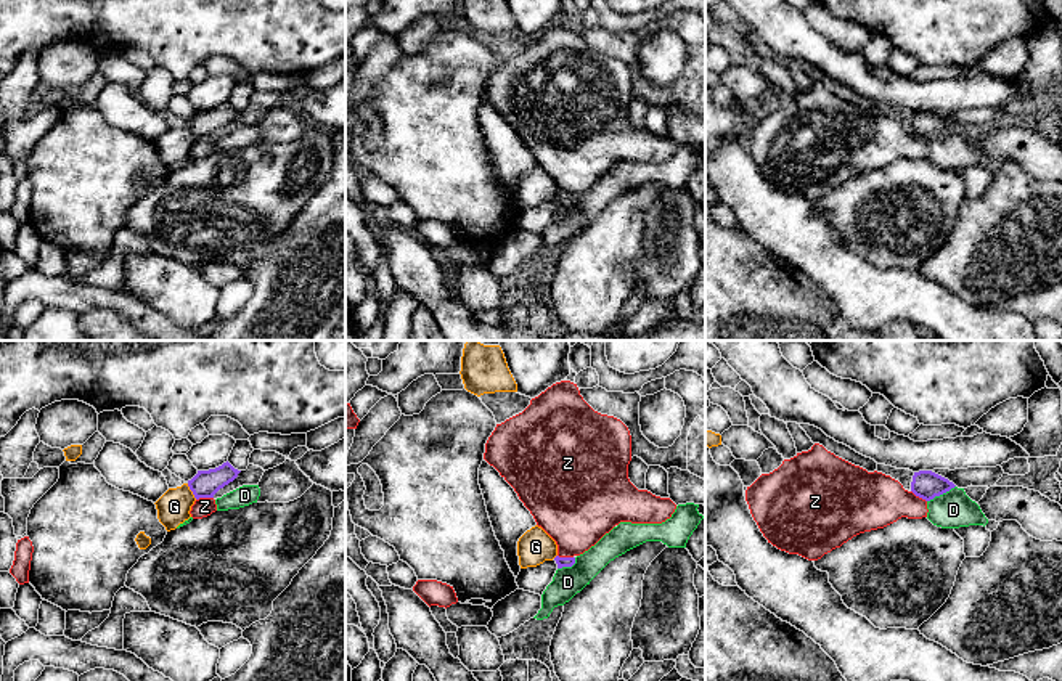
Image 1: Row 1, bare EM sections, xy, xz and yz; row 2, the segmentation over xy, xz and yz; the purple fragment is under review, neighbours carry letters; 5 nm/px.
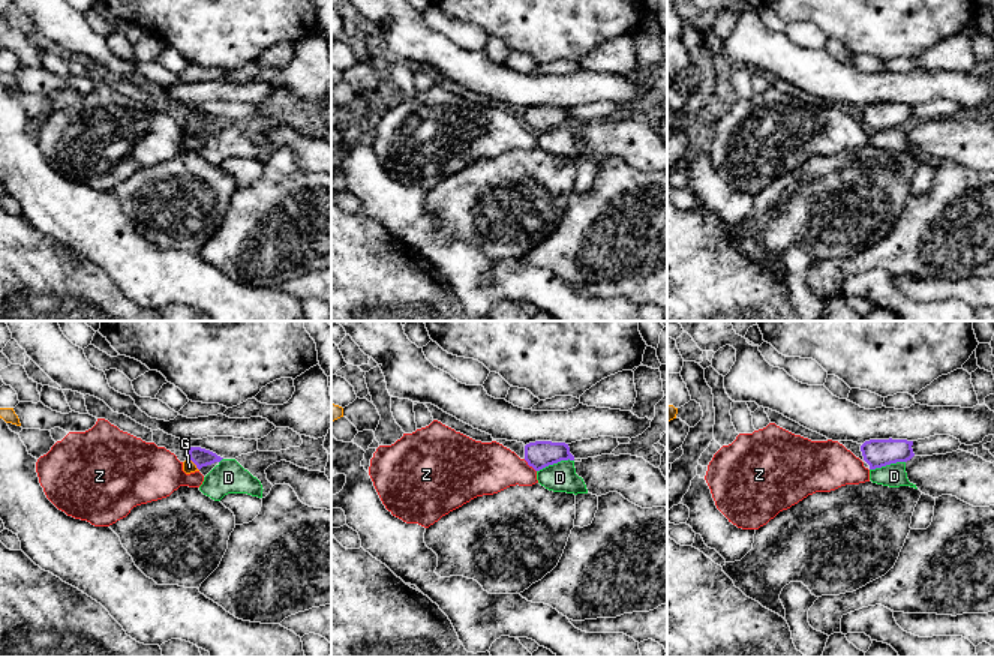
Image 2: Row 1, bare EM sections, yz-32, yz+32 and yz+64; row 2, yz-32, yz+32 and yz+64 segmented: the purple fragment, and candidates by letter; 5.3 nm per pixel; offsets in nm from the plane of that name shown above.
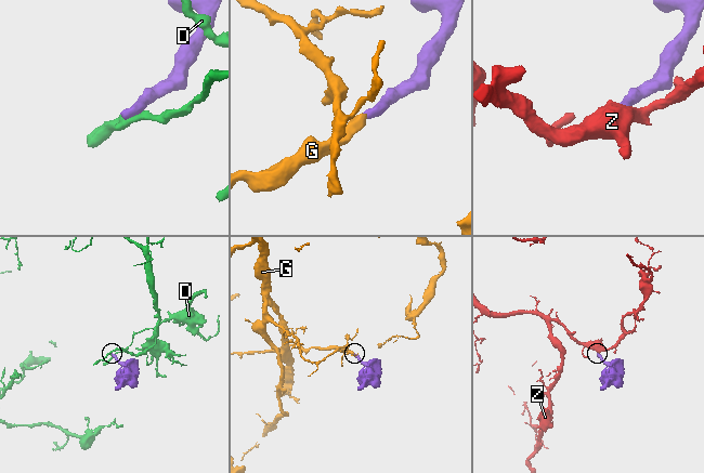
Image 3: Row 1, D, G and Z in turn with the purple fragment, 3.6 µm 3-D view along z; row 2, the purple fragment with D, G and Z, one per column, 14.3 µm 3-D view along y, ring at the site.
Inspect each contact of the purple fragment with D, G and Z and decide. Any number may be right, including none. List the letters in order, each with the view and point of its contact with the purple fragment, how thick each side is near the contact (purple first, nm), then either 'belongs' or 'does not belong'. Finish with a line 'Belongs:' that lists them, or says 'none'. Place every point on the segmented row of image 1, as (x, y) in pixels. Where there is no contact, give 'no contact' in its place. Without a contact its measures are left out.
D: meets purple in yz at (940, 493); 140 nm thick on the purple side, 190 nm on the other; does not belong
G: meets purple in xy at (191, 490); 140 nm thick on the purple side, 170 nm on the other; belongs
Z: meets purple in xy at (204, 497); 140 nm thick on the purple side, 100 nm on the other; does not belong
Belongs: G

